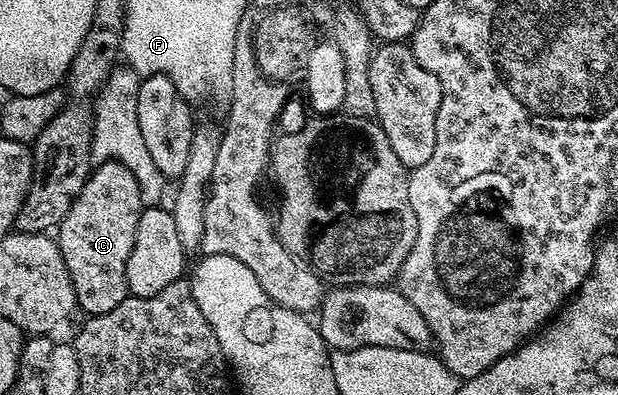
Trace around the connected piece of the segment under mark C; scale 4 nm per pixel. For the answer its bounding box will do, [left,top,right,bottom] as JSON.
[58,160,143,317]

